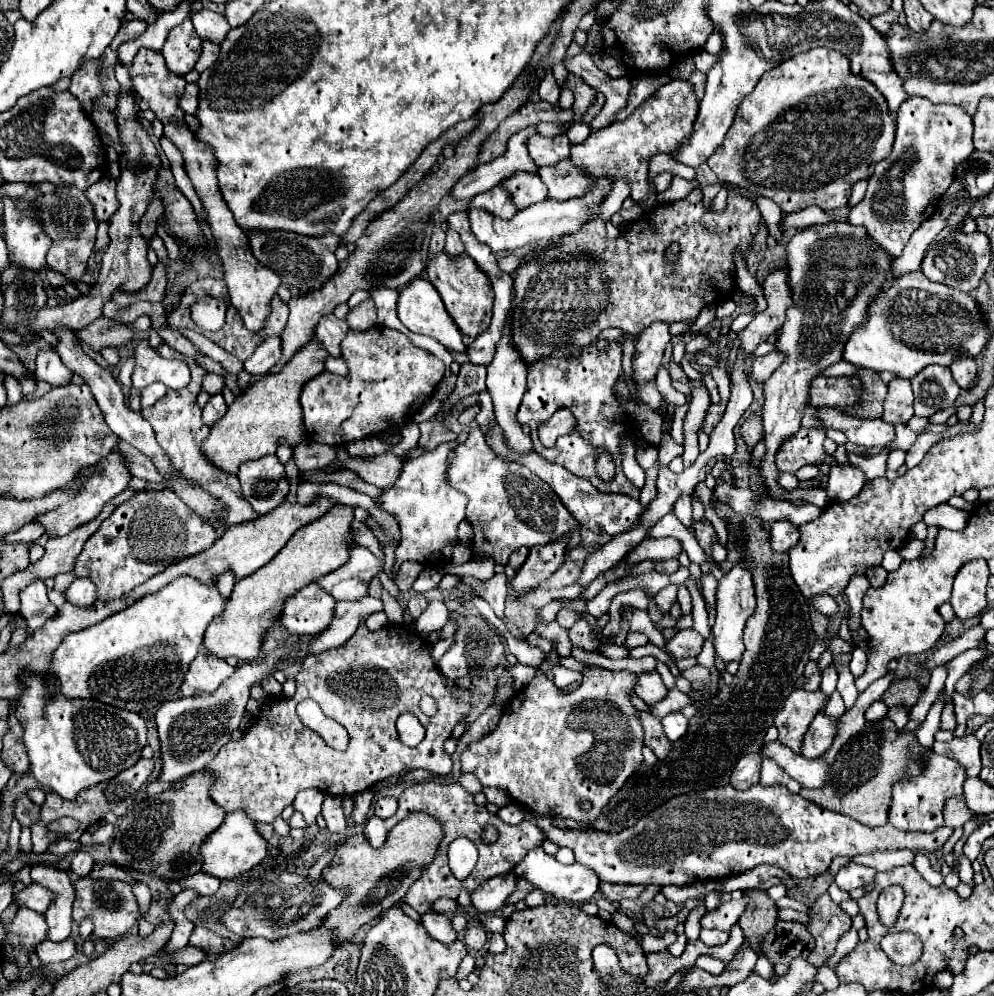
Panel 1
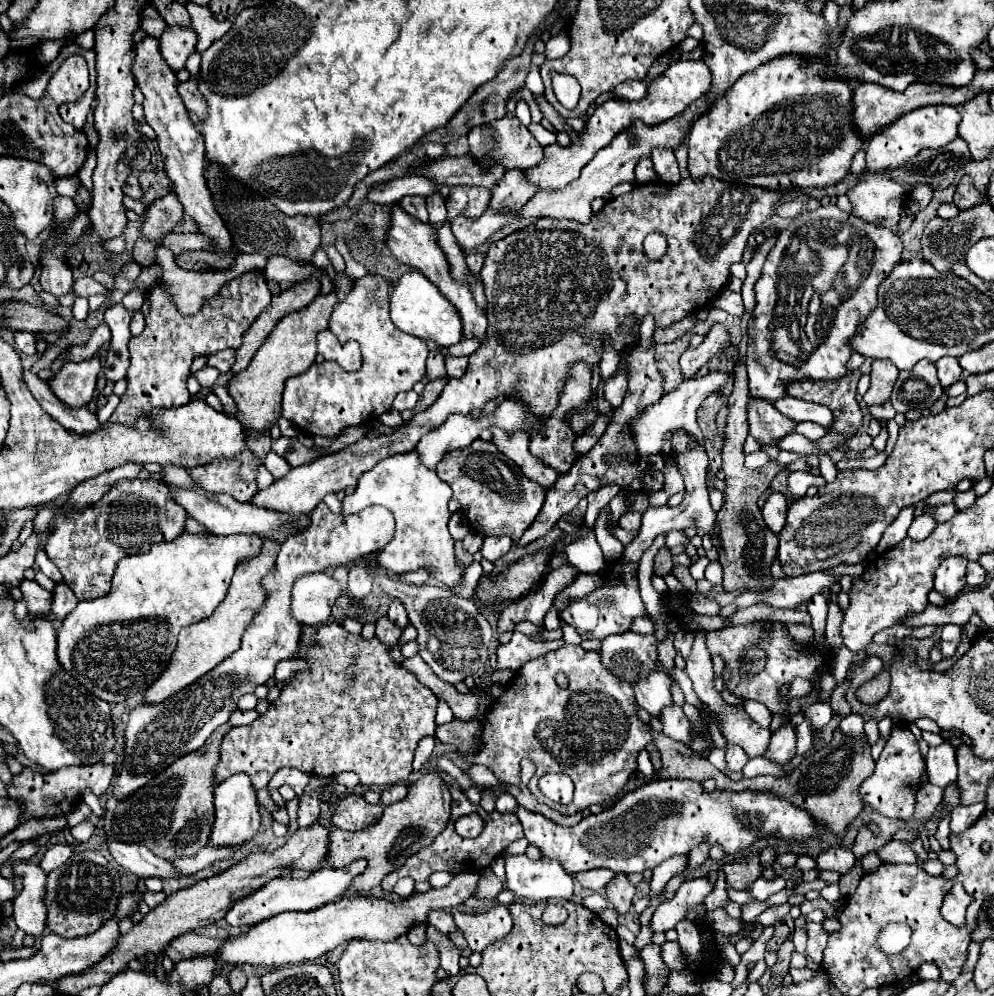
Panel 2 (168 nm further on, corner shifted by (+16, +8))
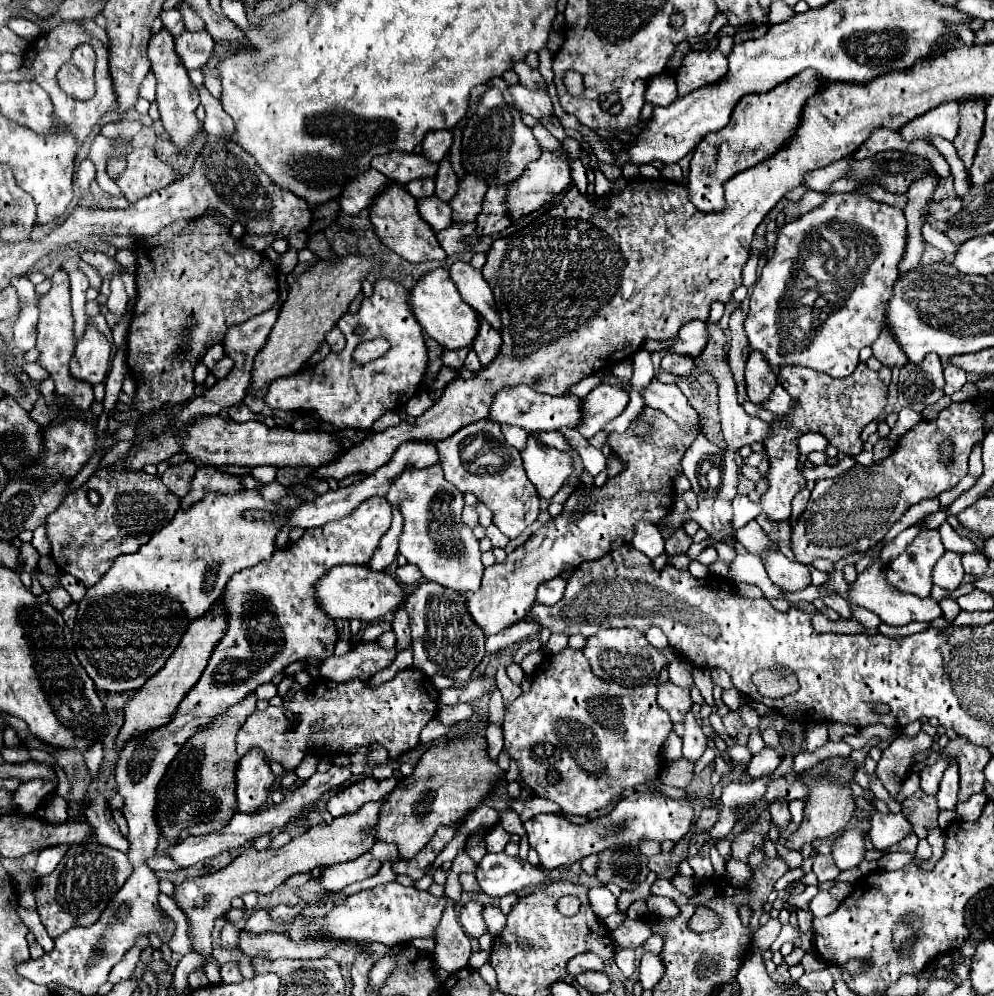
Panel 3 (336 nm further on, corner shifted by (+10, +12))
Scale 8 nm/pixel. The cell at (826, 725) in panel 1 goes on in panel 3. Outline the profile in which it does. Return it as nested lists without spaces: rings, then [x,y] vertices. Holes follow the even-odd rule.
[[[766,745],[760,753],[752,755],[752,761],[748,763],[748,773],[754,779],[760,779],[760,777],[764,777],[768,773],[774,773],[780,763],[782,763],[782,755],[774,747]]]

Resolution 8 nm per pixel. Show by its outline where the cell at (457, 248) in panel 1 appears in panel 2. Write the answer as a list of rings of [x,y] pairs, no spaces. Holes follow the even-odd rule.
[[[436,191],[430,193],[428,197],[428,213],[430,213],[430,223],[434,227],[440,227],[440,223],[446,221],[446,207],[444,207],[444,197]]]

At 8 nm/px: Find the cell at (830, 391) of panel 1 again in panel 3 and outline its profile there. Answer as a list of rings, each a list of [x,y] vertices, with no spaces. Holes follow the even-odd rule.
[[[862,361],[858,363],[854,375],[844,379],[832,379],[824,373],[798,365],[782,367],[778,377],[782,387],[790,389],[790,397],[794,397],[798,407],[792,413],[784,415],[782,423],[772,423],[772,435],[764,441],[766,455],[770,459],[770,471],[768,471],[770,489],[768,493],[762,495],[760,507],[762,513],[772,517],[774,521],[786,521],[790,519],[790,507],[794,495],[804,487],[804,477],[798,471],[796,439],[806,431],[824,433],[828,439],[832,439],[832,445],[838,451],[846,455],[858,455],[862,451],[860,433],[870,421],[874,421],[884,411],[888,387],[878,379],[878,373],[872,371]]]

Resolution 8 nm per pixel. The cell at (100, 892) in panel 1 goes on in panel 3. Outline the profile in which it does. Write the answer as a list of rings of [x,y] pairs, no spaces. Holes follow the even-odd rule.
[[[96,841],[78,843],[68,849],[58,867],[38,879],[36,885],[36,907],[48,935],[54,939],[72,927],[86,927],[100,919],[110,899],[122,889],[132,873],[128,857],[116,849],[98,845]]]

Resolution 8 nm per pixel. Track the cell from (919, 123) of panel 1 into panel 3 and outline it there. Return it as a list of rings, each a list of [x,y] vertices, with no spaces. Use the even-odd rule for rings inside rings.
[[[944,103],[940,107],[930,109],[922,117],[912,119],[900,129],[900,135],[906,143],[914,139],[922,139],[930,143],[930,137],[942,137],[954,141],[960,129],[960,105],[958,103]]]

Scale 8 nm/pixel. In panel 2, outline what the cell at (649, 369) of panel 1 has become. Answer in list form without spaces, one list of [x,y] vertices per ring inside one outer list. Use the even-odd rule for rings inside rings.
[[[618,369],[610,379],[604,381],[604,401],[608,401],[614,409],[618,409],[620,403],[624,401],[626,387],[628,383],[624,383],[624,371]]]

